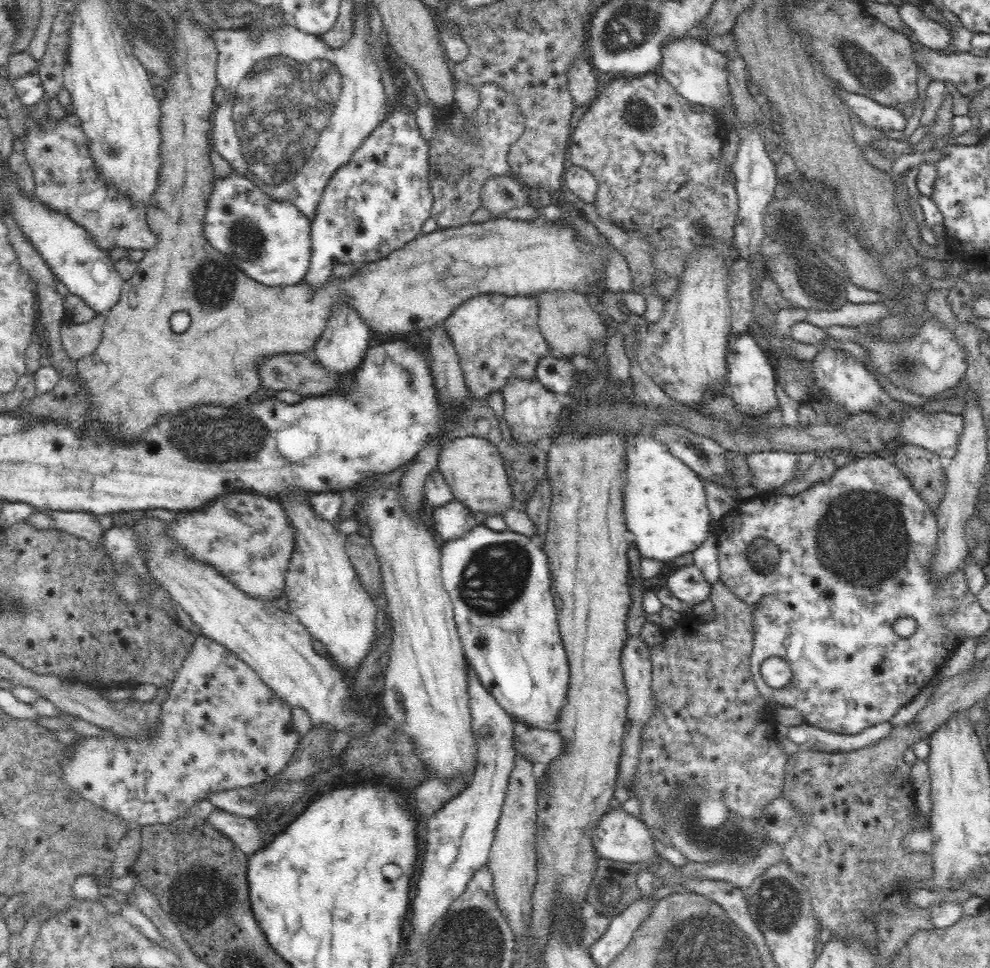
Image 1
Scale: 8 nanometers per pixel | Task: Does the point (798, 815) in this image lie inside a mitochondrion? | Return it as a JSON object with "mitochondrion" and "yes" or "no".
{"mitochondrion":"no"}

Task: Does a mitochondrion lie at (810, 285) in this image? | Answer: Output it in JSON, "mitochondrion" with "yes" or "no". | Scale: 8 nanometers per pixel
{"mitochondrion":"yes"}

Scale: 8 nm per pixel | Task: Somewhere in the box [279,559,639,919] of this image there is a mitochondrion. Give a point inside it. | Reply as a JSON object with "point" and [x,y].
{"point":[610,889]}

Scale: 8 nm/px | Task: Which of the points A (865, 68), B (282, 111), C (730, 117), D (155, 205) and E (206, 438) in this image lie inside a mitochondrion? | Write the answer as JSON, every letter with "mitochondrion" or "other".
{"A":"mitochondrion","B":"mitochondrion","C":"other","D":"other","E":"mitochondrion"}

